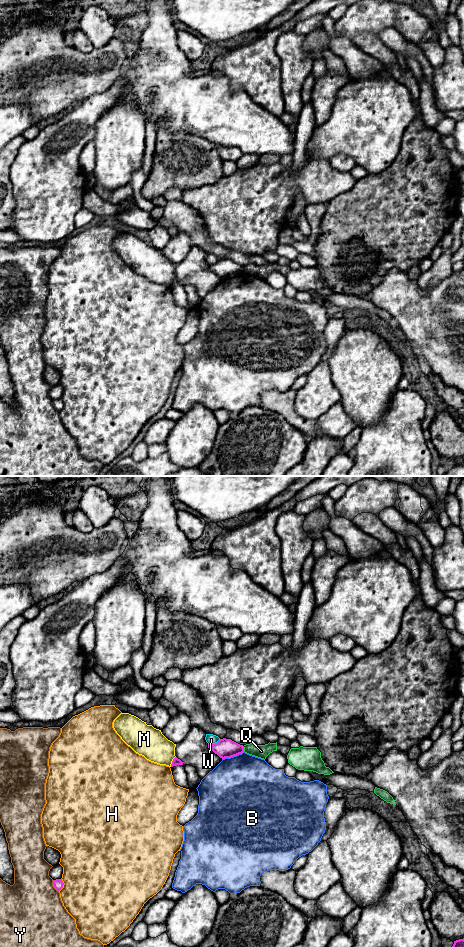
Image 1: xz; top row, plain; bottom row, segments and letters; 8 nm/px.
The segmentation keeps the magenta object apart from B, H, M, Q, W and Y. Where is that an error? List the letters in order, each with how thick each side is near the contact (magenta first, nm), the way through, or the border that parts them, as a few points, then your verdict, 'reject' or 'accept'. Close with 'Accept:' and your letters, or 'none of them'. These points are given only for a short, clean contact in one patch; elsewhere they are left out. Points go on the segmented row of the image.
B: 160/500 nm | reject
H: 80/500 nm | reject
M: 60/240 nm | reject
Q: 160/110 nm | along xz (242, 746), (244, 751) | reject
W: 160/80 nm | reject
Y: 80/480 nm | reject
Accept: none of them

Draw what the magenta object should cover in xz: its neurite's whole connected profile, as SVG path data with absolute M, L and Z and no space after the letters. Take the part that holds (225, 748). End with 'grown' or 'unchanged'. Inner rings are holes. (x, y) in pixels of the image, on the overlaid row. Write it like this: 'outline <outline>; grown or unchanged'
outline M226 738L220 739L215 744L208 744L208 748L222 759L231 758L244 752L243 745Z; unchanged

